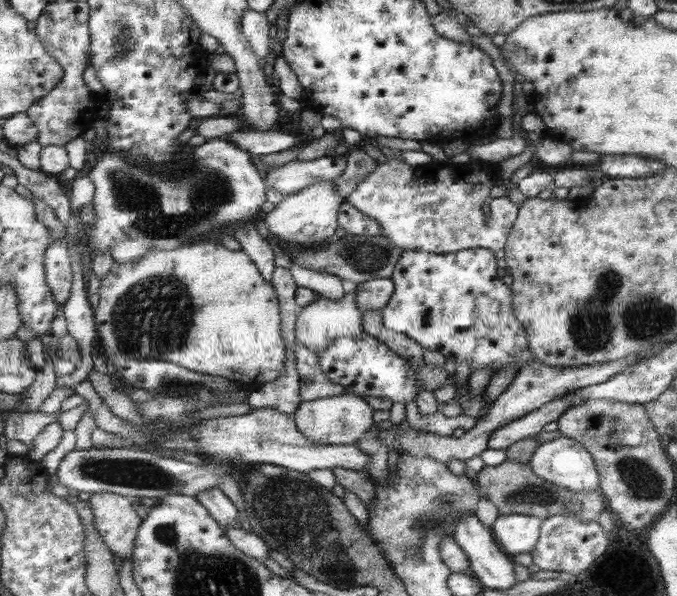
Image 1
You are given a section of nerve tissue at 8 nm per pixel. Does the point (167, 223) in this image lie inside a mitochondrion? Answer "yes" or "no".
no

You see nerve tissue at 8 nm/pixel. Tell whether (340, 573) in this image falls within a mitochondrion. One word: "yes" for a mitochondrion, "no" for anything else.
yes

